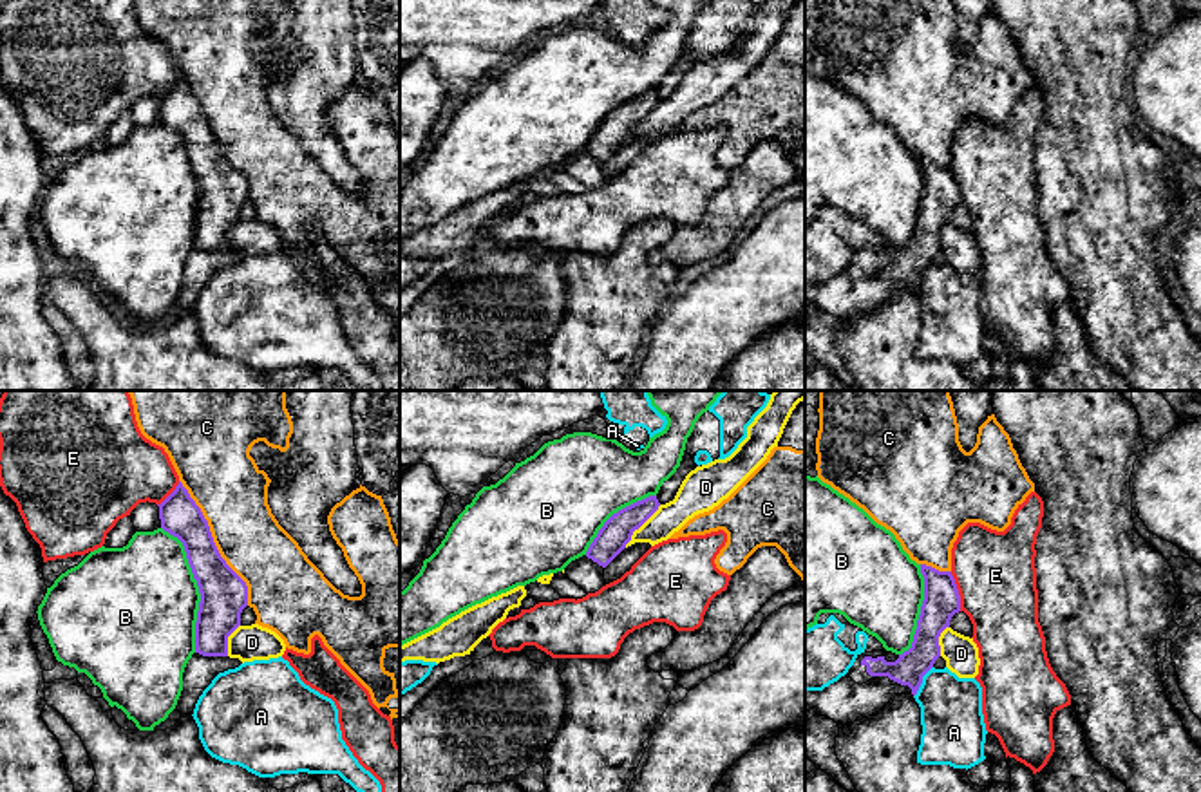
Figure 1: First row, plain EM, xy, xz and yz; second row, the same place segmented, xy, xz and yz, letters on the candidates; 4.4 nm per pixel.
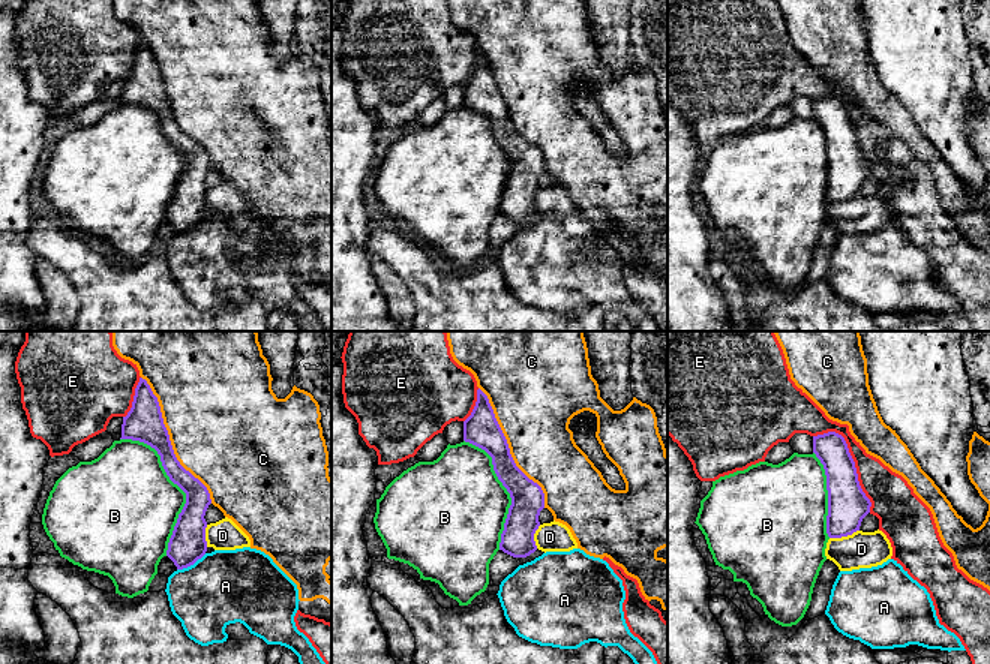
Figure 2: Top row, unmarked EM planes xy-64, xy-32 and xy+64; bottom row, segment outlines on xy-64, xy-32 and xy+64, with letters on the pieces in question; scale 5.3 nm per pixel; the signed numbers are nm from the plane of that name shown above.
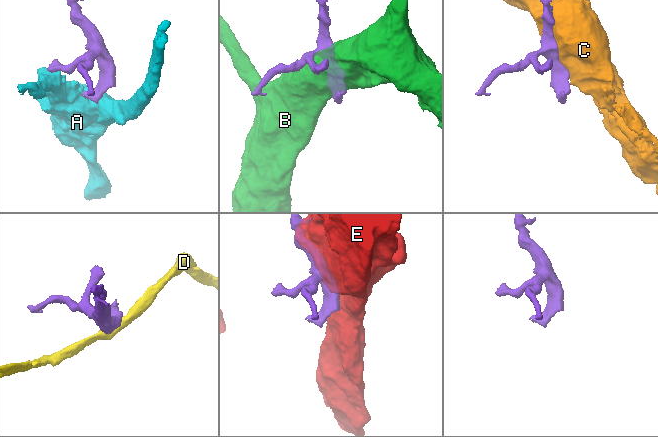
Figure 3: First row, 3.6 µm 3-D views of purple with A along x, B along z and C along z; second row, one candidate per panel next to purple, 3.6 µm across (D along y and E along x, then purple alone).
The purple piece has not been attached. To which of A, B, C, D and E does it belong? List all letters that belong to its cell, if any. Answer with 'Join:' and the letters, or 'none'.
Join: none

